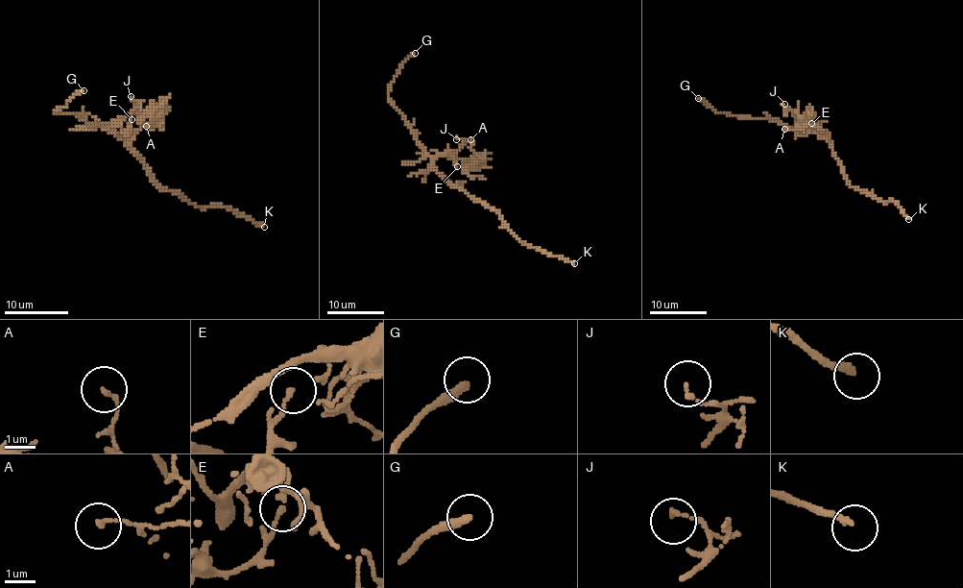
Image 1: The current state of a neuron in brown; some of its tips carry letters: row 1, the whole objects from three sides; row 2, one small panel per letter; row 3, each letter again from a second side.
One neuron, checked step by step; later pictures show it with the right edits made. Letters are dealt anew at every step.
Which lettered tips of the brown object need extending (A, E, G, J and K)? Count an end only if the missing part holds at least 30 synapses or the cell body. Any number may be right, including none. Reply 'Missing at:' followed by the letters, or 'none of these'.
Missing at: G, K

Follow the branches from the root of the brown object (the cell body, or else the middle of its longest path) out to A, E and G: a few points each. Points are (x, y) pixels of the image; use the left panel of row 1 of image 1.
A: (126, 143), (107, 129), (119, 126), (133, 112), (153, 112), (160, 121), (156, 126), (146, 126)
E: (126, 143), (107, 129), (119, 126), (127, 132), (132, 119)
G: (126, 143), (108, 129), (91, 126), (81, 114), (55, 112), (84, 90)

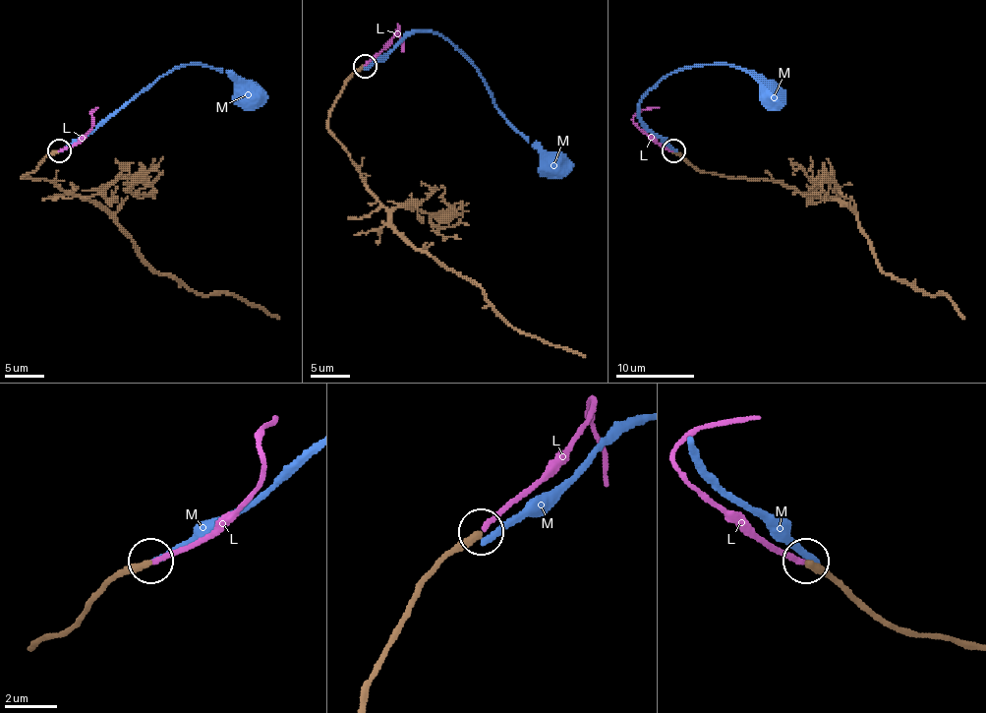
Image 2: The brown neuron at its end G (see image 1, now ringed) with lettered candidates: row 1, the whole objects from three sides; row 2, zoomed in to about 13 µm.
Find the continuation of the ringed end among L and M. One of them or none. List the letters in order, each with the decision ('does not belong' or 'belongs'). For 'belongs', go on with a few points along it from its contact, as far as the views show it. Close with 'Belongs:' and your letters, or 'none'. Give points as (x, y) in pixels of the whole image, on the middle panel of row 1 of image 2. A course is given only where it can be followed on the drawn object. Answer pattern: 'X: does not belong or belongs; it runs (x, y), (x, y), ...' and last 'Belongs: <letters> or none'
L: belongs; it runs (364, 65), (397, 31), (397, 26), (403, 51)
M: does not belong
Belongs: L

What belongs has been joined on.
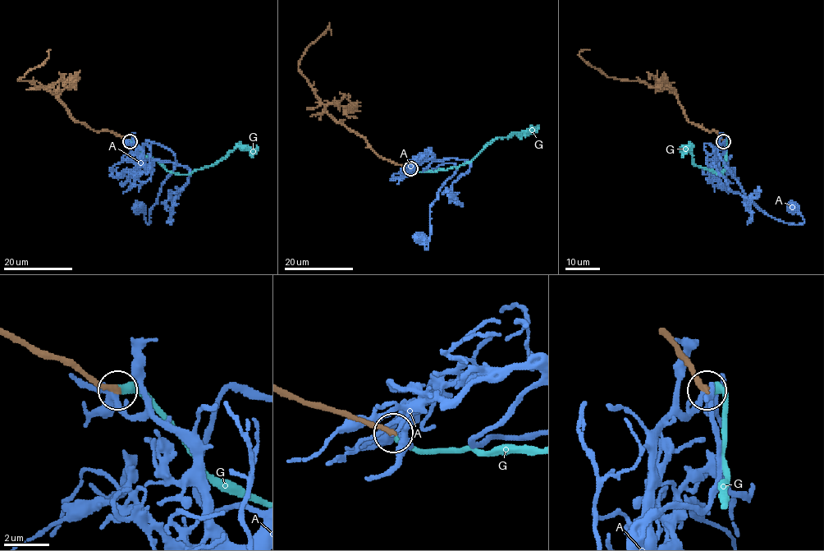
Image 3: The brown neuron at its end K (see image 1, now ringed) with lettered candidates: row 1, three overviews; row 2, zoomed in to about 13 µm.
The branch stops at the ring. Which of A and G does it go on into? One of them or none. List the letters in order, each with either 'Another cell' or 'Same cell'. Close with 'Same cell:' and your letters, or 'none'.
A: Another cell
G: Same cell
Same cell: G

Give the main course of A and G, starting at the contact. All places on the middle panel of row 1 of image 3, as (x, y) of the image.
A: (410, 167), (429, 159), (423, 170), (447, 163), (456, 170), (431, 206), (427, 249), (418, 238)
G: (411, 168), (426, 172), (446, 170), (471, 161), (497, 137), (507, 137), (514, 132), (528, 132), (539, 126)

